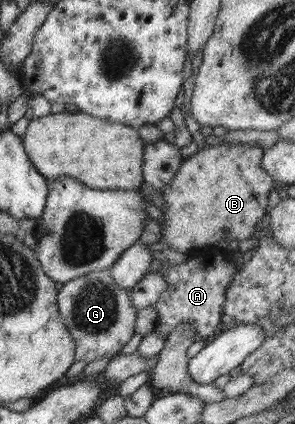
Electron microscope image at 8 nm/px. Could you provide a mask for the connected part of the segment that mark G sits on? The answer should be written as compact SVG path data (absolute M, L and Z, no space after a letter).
M108 270L92 271L88 275L63 283L56 299L56 307L76 344L76 362L85 360L88 364L103 355L120 353L134 335L138 312L130 301L130 291L122 290L122 287L112 281Z

